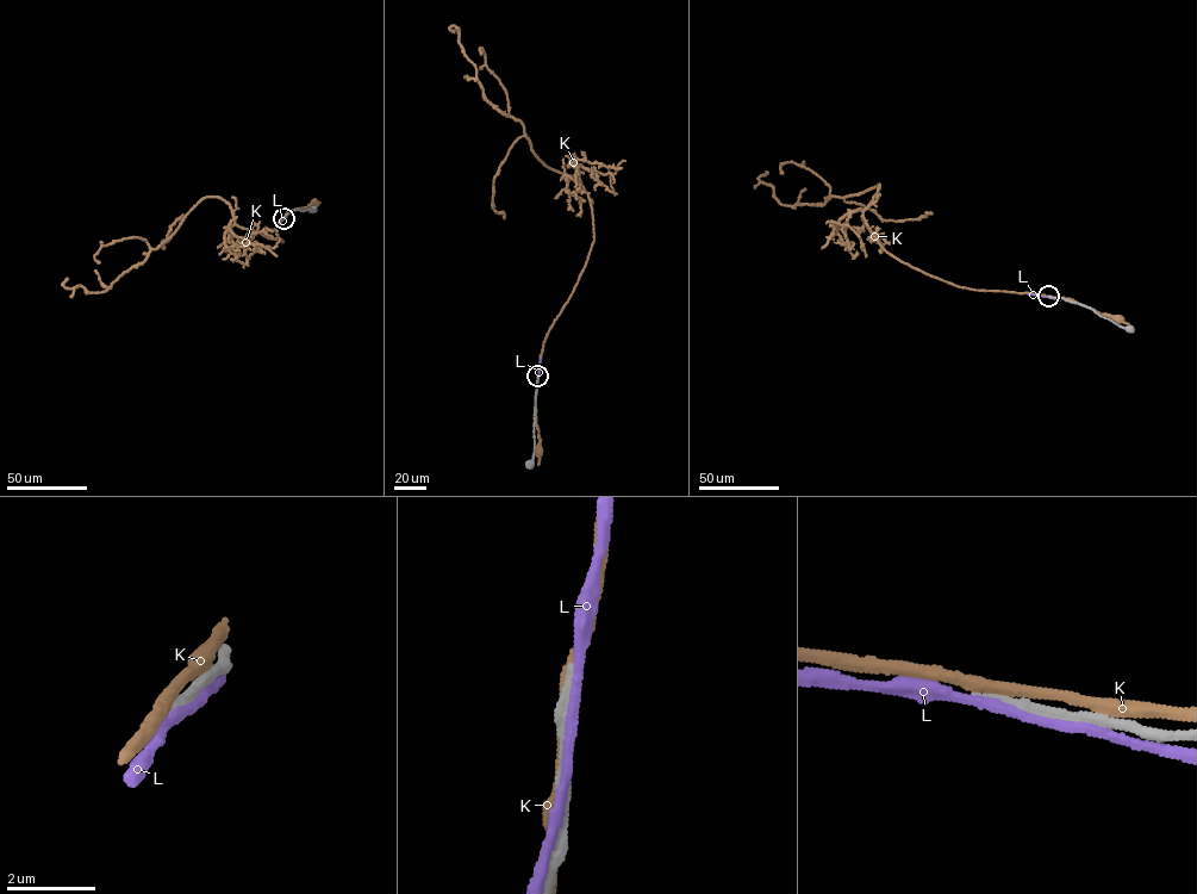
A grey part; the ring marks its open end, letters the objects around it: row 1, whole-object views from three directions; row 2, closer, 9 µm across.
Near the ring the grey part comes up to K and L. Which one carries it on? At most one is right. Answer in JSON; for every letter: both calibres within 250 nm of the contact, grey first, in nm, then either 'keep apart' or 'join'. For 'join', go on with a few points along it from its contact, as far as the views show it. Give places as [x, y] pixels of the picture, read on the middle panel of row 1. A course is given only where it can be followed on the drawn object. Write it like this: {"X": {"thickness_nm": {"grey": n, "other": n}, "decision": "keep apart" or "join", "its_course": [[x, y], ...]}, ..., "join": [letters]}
{"K": {"thickness_nm": {"grey": 280, "other": 260}, "decision": "keep apart"}, "L": {"thickness_nm": {"grey": 260, "other": 200}, "decision": "keep apart"}, "join": []}

